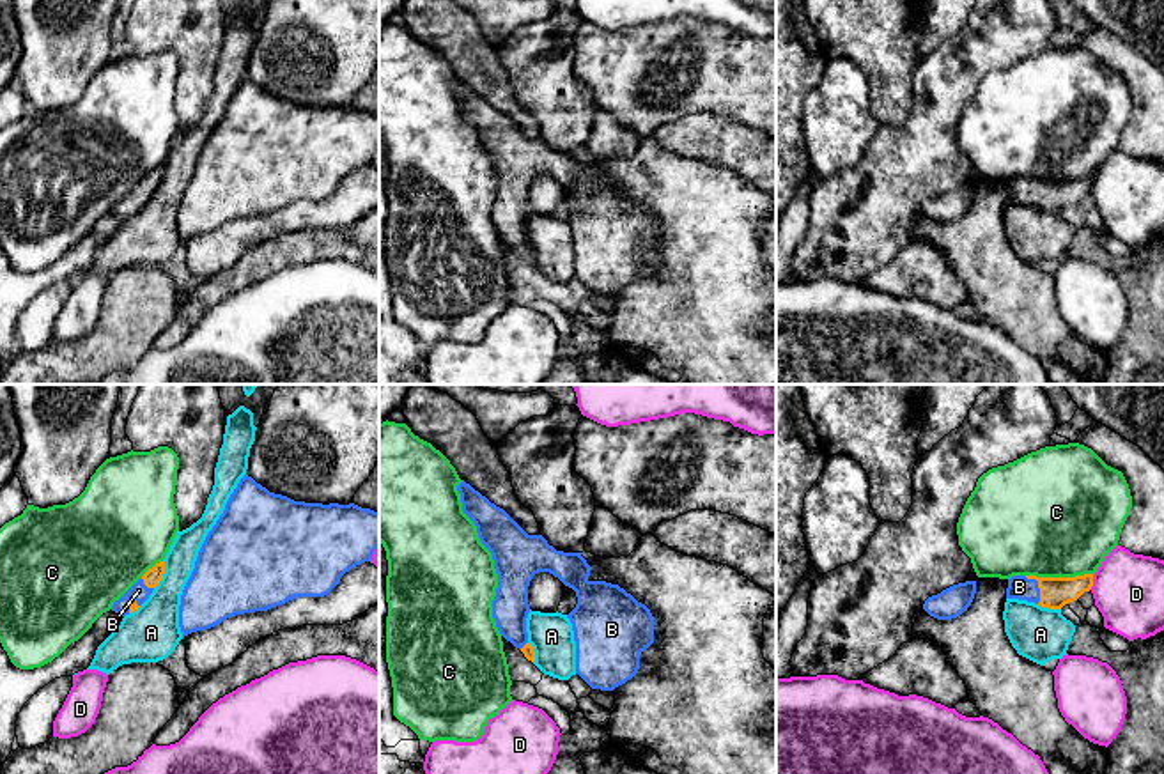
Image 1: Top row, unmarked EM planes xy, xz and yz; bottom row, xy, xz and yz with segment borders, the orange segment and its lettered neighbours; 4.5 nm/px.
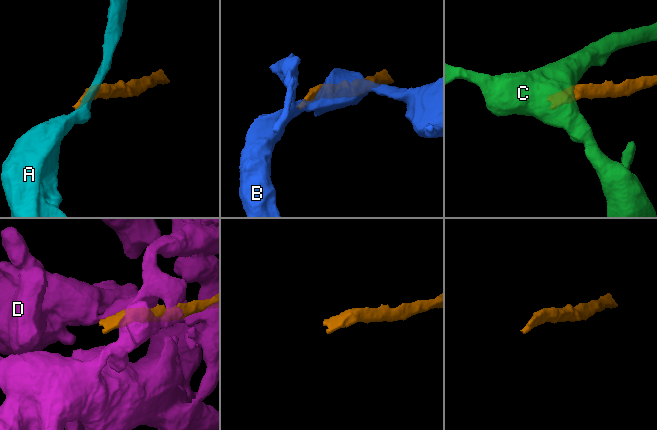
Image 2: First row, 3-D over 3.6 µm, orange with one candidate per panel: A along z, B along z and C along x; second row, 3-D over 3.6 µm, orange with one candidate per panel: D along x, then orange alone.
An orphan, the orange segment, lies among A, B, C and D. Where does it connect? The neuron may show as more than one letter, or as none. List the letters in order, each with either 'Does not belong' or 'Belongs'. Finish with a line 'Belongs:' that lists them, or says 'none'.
A: Does not belong
B: Belongs
C: Does not belong
D: Does not belong
Belongs: B

